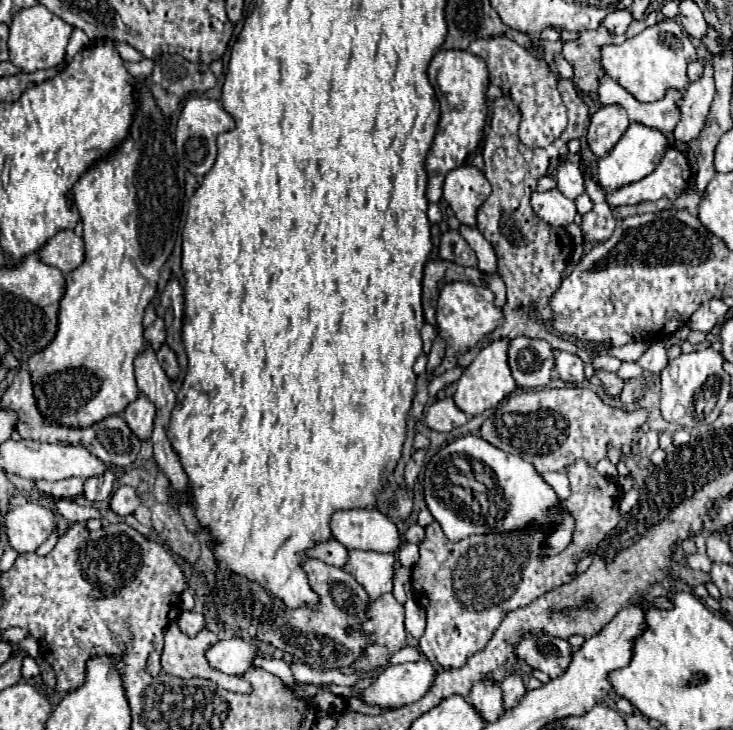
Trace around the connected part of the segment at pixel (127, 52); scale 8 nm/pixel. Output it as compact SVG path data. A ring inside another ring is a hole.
M114 41L114 47L116 47L116 51L120 53L120 57L122 57L122 59L126 59L126 61L142 61L142 59L144 59L144 55L142 55L142 53L138 53L134 47L130 47L128 43Z

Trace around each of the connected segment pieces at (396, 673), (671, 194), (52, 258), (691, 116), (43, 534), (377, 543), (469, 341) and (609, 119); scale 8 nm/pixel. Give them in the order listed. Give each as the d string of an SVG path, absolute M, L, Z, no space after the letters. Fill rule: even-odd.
M428 659L392 665L382 671L374 685L364 691L364 701L380 707L400 707L422 699L432 687L436 669Z
M670 147L650 175L636 183L624 185L618 191L606 193L606 199L612 207L638 205L642 201L658 201L662 197L674 201L686 189L690 173L688 159L678 149Z
M70 229L60 231L38 251L38 255L46 265L52 265L68 275L84 261L84 241Z
M706 65L702 79L698 79L696 83L690 83L678 103L680 121L674 129L674 137L678 141L690 143L692 139L696 139L696 135L700 135L704 127L704 119L708 117L708 111L712 105L712 97L714 97L712 65Z
M28 501L12 507L6 515L6 535L18 553L36 551L58 525L58 515L50 507Z
M378 509L336 511L330 519L330 531L346 549L394 553L400 545L396 525Z
M454 281L448 283L440 291L438 299L438 309L436 309L436 323L438 323L438 333L446 341L446 359L438 365L436 375L444 373L446 369L452 369L456 365L456 355L460 351L466 351L474 347L484 335L492 333L496 327L502 323L502 311L494 307L494 295L486 287L476 287L472 283L462 283Z
M608 105L598 109L588 127L588 145L596 157L604 157L624 135L630 121L620 105Z

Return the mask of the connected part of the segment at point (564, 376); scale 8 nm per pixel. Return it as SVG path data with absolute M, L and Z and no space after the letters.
M556 353L554 375L568 385L578 385L584 381L584 363L572 353Z

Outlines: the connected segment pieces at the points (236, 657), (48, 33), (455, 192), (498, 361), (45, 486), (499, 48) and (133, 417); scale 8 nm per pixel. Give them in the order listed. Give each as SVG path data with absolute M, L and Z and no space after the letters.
M226 637L206 653L210 665L228 675L242 675L254 665L254 657L258 655L258 647L252 641L244 641L240 637Z
M44 5L18 11L12 15L12 23L10 23L10 39L8 39L10 63L14 63L24 73L56 67L62 63L66 55L70 33L72 33L72 25L68 25L58 15L50 13Z
M462 165L446 175L444 199L462 225L476 227L476 211L490 195L490 183L484 173L472 165Z
M500 339L500 341L492 341L488 347L484 347L474 361L464 369L462 377L456 383L456 393L454 393L454 403L456 407L460 407L460 411L464 411L468 417L480 415L490 407L496 407L506 395L510 395L516 389L516 381L510 375L510 367L508 367L508 341Z
M62 479L62 481L36 481L36 487L54 499L74 499L82 495L82 479Z
M500 35L492 39L476 39L470 47L470 53L482 57L488 65L490 83L500 85L510 91L512 101L522 111L520 123L520 141L528 147L546 147L560 137L566 127L566 107L556 89L558 77L552 73L546 61L520 47L516 41Z
M140 393L140 397L126 407L124 419L126 419L128 427L132 429L132 433L134 433L140 441L146 441L146 439L150 439L150 435L152 435L154 405L148 401L146 395Z

